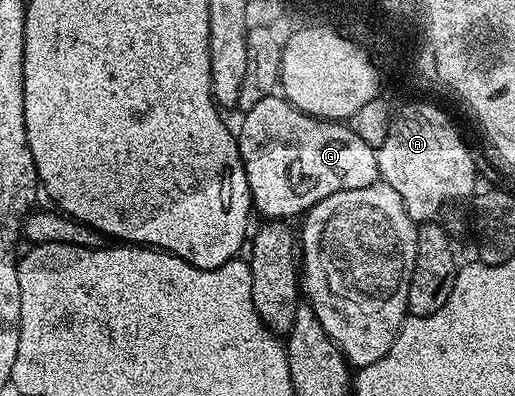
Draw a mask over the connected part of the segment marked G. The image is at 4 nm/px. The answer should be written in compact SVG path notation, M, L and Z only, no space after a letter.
M283 95L254 103L238 128L240 158L252 196L252 207L264 219L293 219L338 191L370 187L380 180L376 150L358 139L347 124L309 117L293 109Z

